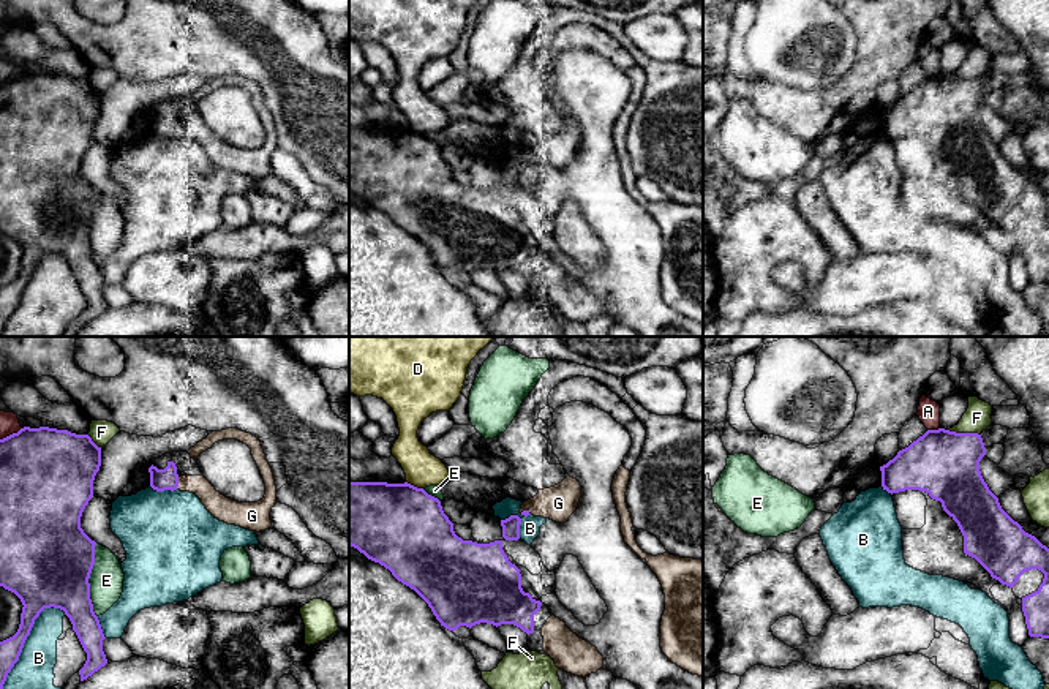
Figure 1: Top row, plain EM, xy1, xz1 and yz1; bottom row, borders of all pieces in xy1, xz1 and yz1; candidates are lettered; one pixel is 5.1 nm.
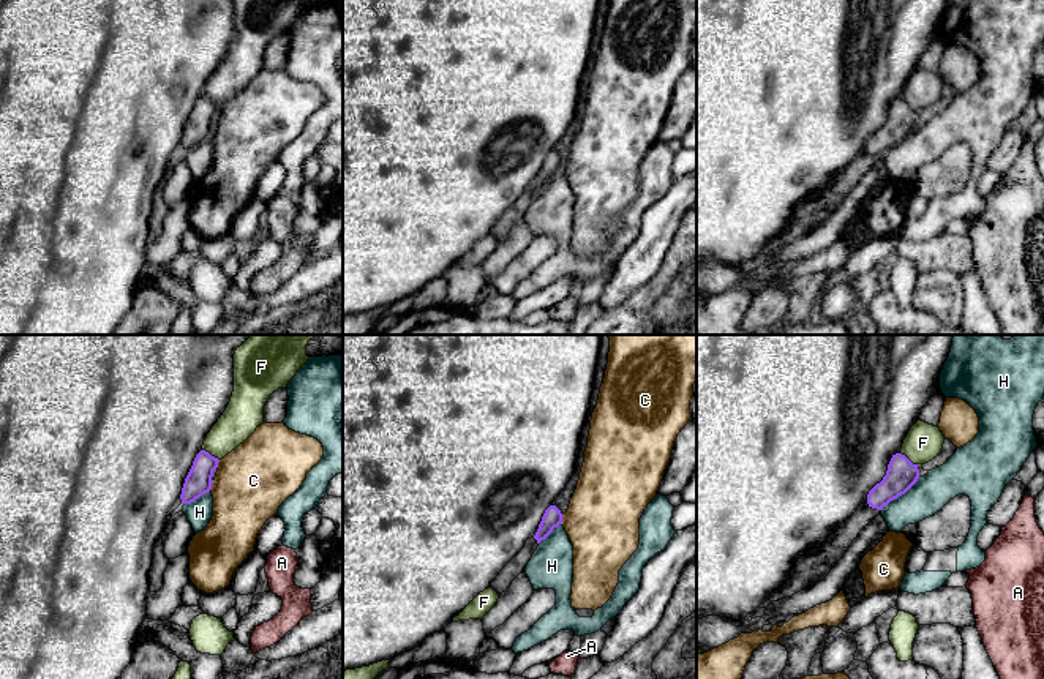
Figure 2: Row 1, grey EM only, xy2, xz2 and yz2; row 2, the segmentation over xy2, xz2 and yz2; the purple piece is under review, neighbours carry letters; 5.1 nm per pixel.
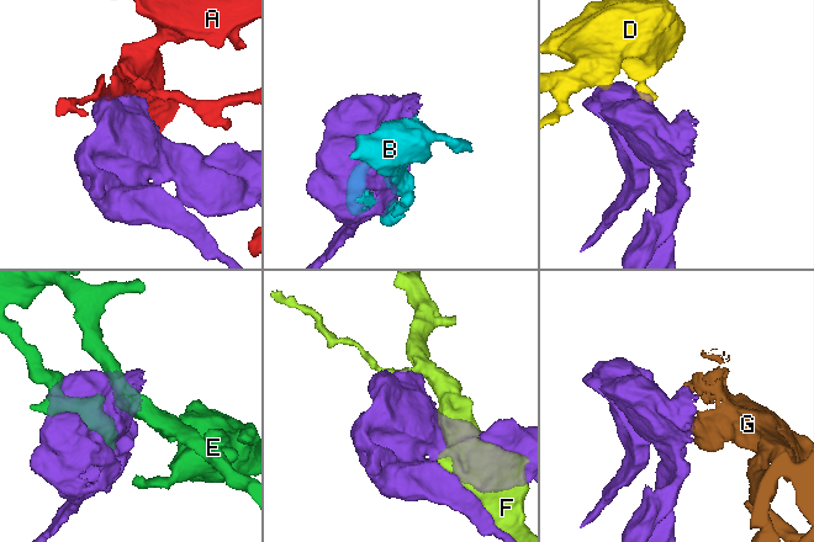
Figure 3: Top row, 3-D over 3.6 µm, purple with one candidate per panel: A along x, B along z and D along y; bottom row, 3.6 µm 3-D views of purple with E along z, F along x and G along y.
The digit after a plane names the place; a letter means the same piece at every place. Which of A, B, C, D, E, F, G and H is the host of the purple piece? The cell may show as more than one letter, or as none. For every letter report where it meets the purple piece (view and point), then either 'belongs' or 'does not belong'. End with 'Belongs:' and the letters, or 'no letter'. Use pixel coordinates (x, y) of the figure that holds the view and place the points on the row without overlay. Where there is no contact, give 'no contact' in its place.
A: yz1 (932, 76) | does not belong
B: xy1 (26, 285) | does not belong
C: xy2 (210, 131) | does not belong
D: xz1 (413, 131) | does not belong
E: xy1 (87, 226) | does not belong
F: yz1 (964, 79) | does not belong
G: xy1 (177, 128) | belongs
H: yz2 (899, 141) | does not belong
Belongs: G

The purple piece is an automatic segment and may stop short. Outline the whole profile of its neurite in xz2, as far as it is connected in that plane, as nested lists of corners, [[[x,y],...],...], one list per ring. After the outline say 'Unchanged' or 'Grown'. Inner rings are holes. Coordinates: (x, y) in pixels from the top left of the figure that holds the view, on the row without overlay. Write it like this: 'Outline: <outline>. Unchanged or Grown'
Outline: [[[550,152],[543,163],[542,167],[539,171],[539,175],[534,182],[534,185],[537,186],[537,189],[540,189],[542,186],[545,186],[554,174],[558,174],[559,171],[562,171],[562,159],[556,152]]]. Unchanged

